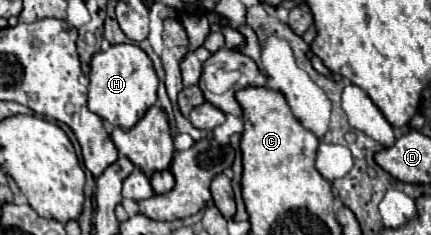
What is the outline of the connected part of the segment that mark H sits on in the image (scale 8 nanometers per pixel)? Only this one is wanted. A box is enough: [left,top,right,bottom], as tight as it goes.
[88,44,158,130]

